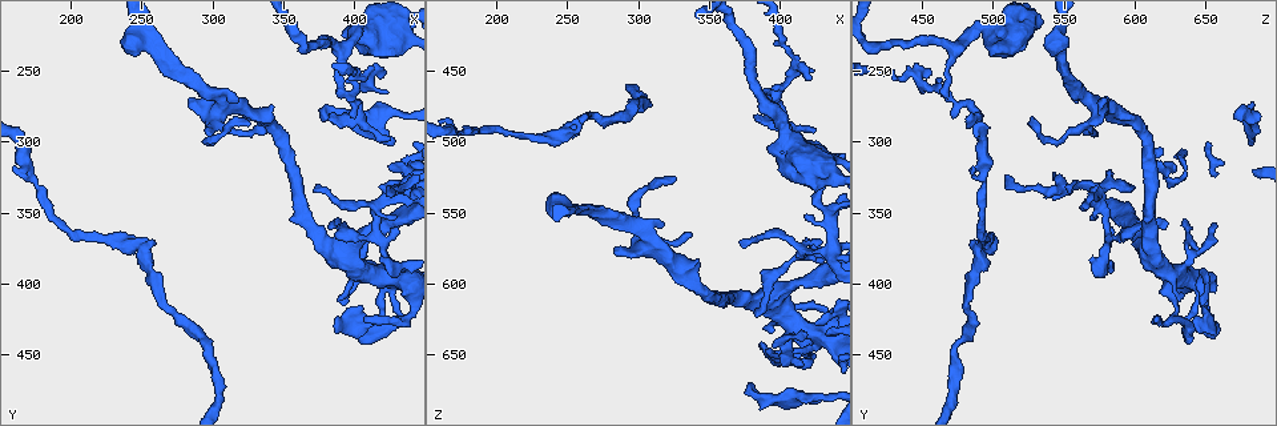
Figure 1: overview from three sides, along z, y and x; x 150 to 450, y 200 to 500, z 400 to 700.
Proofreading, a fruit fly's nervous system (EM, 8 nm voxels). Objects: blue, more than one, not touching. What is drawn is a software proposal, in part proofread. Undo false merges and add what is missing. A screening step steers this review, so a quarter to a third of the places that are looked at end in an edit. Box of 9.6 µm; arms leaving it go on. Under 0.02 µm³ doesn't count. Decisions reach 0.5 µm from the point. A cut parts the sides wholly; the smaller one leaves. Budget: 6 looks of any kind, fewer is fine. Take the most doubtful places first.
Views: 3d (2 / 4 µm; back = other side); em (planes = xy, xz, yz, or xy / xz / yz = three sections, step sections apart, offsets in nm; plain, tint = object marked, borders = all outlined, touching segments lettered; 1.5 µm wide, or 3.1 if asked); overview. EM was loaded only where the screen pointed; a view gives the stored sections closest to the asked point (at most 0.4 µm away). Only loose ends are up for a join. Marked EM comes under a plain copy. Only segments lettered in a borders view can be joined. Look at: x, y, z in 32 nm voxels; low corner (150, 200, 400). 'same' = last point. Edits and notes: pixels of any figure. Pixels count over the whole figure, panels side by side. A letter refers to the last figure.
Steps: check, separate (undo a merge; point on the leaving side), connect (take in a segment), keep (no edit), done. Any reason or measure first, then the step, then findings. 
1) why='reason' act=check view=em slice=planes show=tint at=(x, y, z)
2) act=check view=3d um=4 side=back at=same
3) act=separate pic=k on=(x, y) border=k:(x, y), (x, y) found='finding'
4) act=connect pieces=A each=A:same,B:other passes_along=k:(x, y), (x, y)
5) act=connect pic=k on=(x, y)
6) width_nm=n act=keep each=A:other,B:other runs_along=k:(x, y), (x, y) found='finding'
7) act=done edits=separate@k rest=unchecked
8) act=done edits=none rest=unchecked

why='branch stops here' act=check view=3d um=2 at=(424, 298, 494)

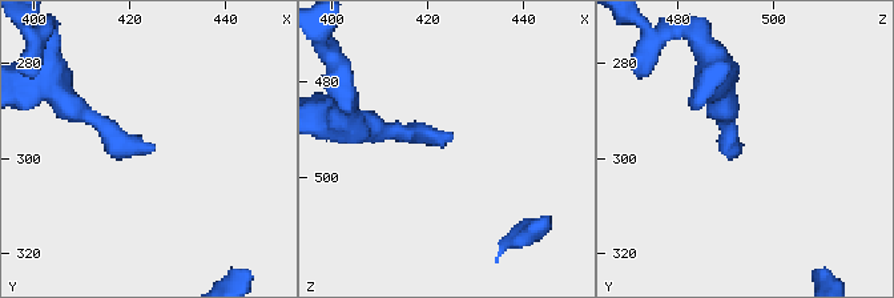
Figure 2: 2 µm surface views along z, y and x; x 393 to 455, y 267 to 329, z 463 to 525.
act=check view=em slice=planes show=borders at=(425, 299, 492)

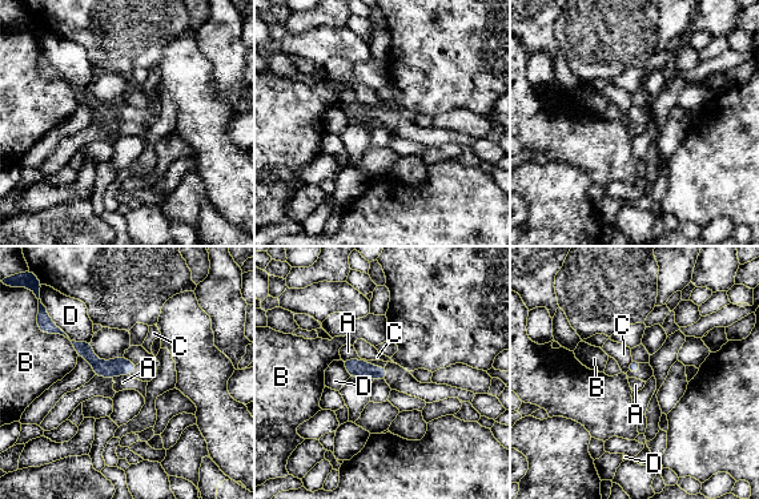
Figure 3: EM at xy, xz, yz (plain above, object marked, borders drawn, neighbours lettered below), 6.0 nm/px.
longest_contact=A:280nm act=keep each=A:other,B:other,C:other,D:other border=3:(341, 358), (360, 358), (384, 367) found='none of them fits'

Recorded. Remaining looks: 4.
why='three arms meet' act=check view=em slice=yz step=4 show=tint at=(392, 266, 466)

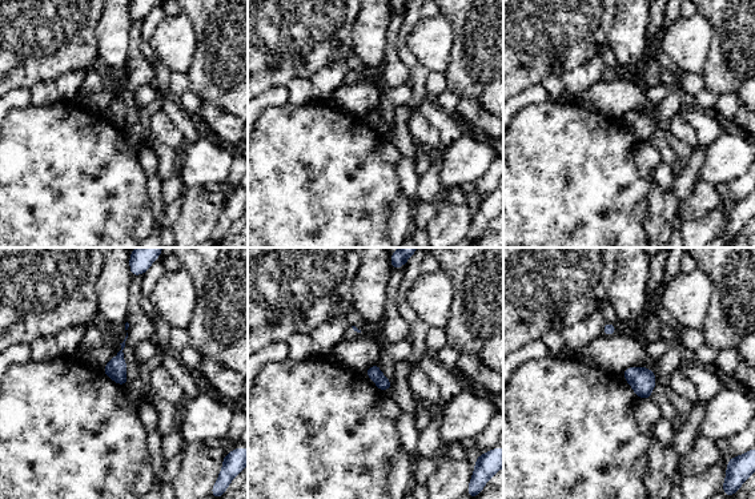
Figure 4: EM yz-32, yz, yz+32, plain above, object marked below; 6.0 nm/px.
act=check view=em slice=planes show=borders at=same

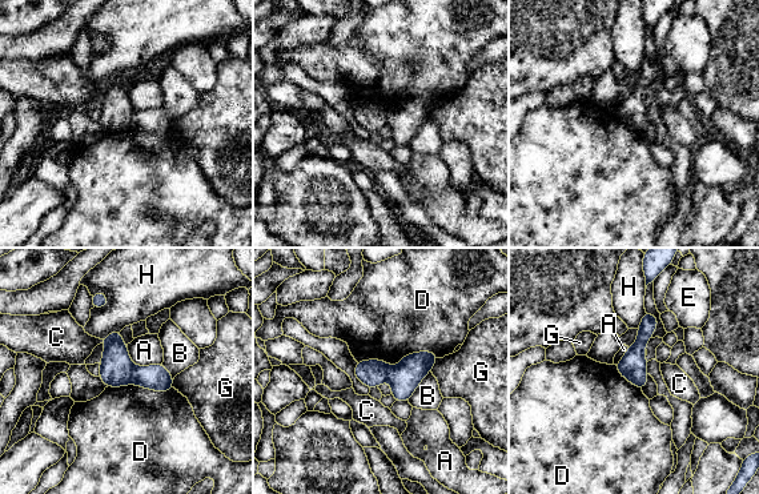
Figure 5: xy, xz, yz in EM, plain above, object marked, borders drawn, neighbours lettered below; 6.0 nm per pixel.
act=separate pic=5 on=(155, 377) each=A:other,B:other,C:other,D:other,E:other,G:other,H:other border=5:(135, 366), (131, 382) found='two neurons meet here'

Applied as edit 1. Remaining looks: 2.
why='tapers out' act=check view=em slice=planes show=borders at=(374, 330, 574)

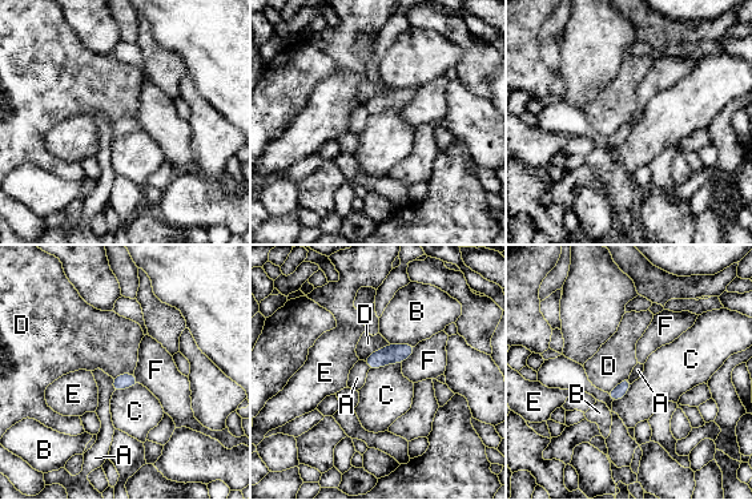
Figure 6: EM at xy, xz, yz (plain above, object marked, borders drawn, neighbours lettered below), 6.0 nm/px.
act=keep each=A:other,B:other,C:other,D:other,E:other,F:other border=6:(389, 343), (374, 350), (364, 361) found='no lettered segment goes on from it'

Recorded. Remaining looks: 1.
act=done edits=separate@5 rest=unchecked

